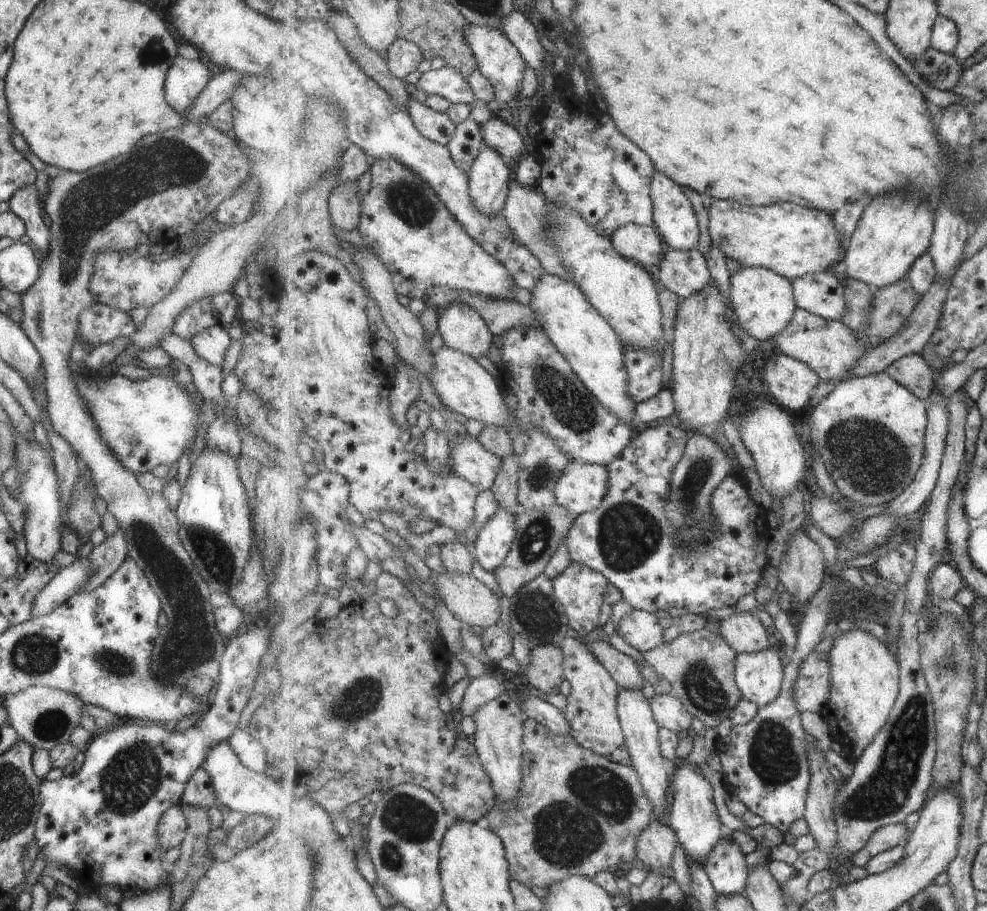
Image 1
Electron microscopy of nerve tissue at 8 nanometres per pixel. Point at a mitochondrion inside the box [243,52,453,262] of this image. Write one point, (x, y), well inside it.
(407, 201)

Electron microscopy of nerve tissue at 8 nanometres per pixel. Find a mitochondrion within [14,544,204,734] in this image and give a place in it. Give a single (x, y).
(114, 662)

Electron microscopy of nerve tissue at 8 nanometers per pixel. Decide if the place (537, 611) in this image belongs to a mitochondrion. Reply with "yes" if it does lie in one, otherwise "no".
yes

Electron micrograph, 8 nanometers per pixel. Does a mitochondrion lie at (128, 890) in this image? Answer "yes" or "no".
no

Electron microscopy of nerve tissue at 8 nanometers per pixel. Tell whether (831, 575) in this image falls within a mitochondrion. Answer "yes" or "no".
no

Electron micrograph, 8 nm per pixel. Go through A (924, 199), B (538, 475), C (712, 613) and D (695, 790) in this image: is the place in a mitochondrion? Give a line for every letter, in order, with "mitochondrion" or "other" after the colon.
A: other
B: mitochondrion
C: other
D: other

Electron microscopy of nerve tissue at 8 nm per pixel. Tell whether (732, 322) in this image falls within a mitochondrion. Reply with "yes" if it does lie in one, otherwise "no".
no

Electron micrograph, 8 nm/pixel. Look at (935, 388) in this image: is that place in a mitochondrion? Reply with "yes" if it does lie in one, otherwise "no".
no

